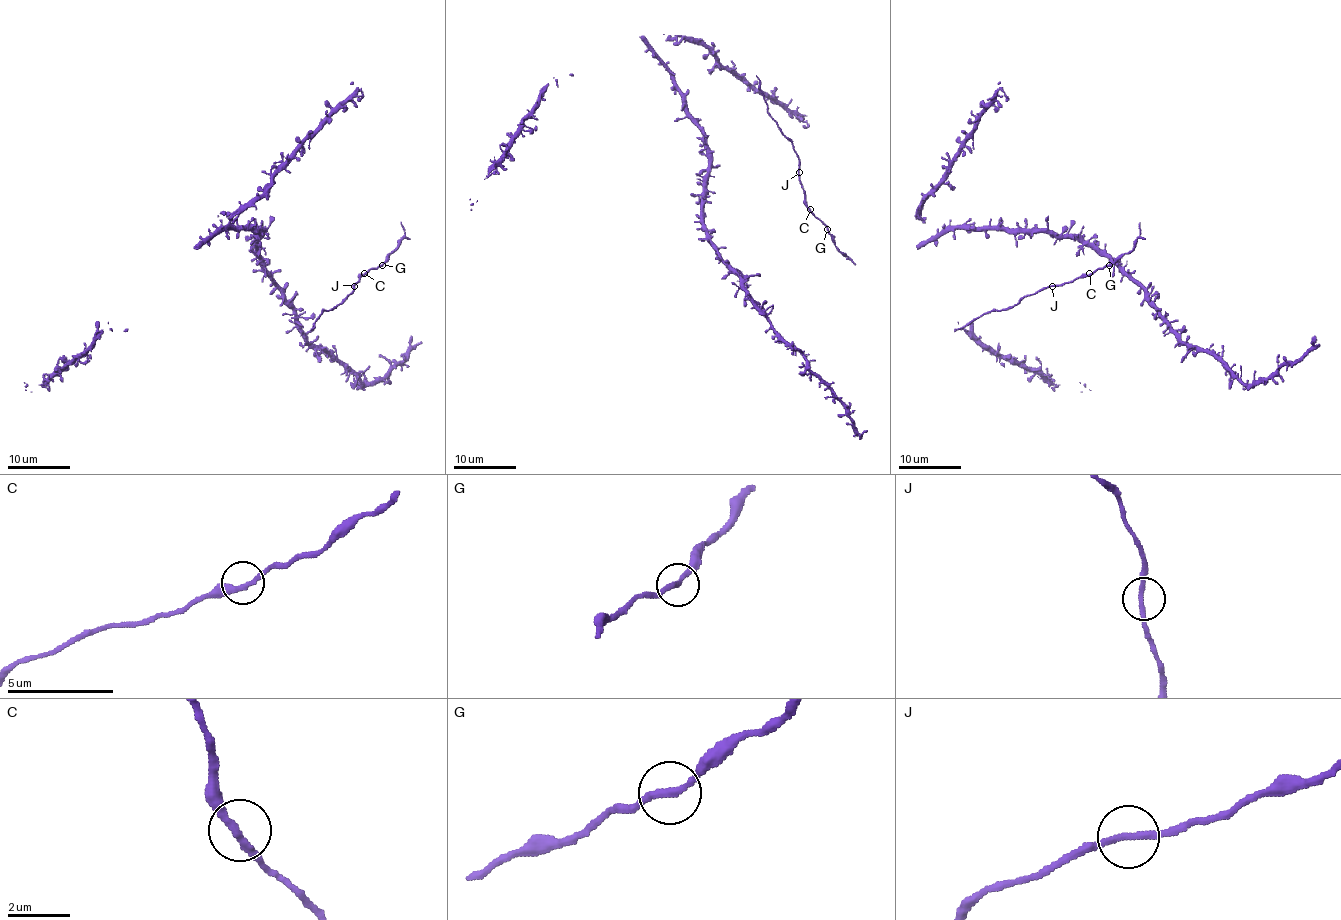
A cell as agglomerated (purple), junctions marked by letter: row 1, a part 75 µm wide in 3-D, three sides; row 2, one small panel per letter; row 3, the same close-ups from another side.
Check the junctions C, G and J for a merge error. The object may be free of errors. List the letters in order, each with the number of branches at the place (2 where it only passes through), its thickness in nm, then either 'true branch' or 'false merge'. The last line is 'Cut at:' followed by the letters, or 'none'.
C: 2 branches meet; 260 nm thick; true branch
G: 2 branches meet; 200 nm thick; true branch
J: 2 branches meet; 200 nm thick; true branch
Cut at: none

